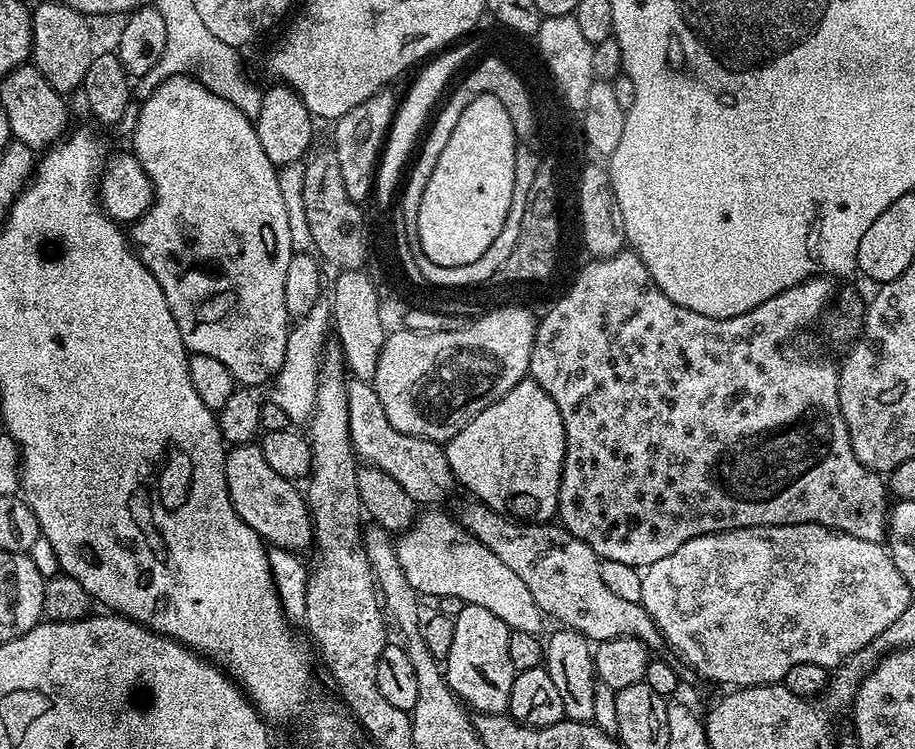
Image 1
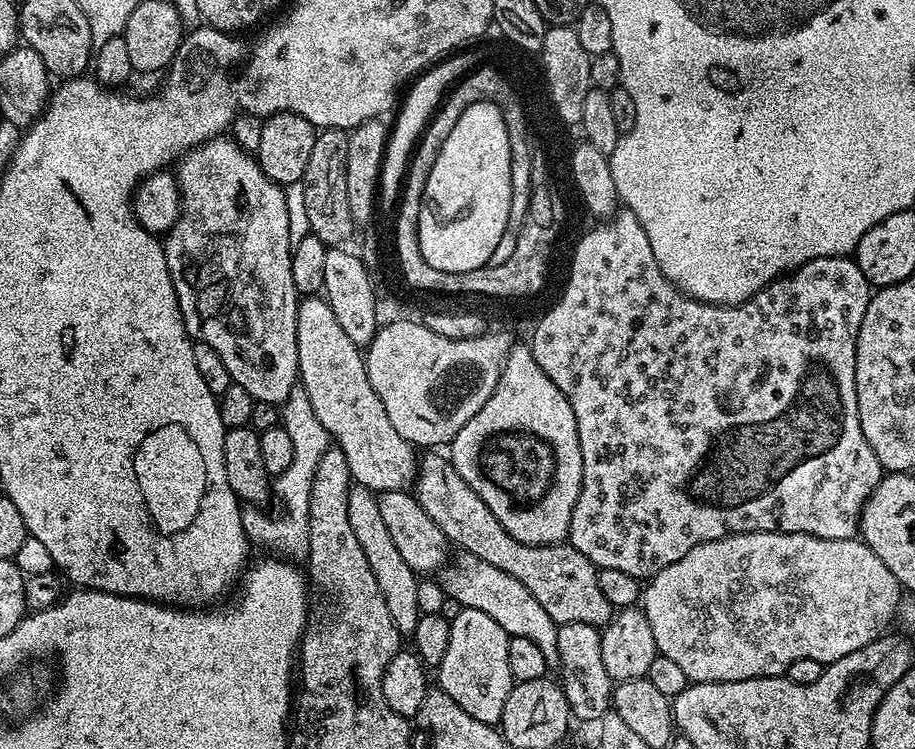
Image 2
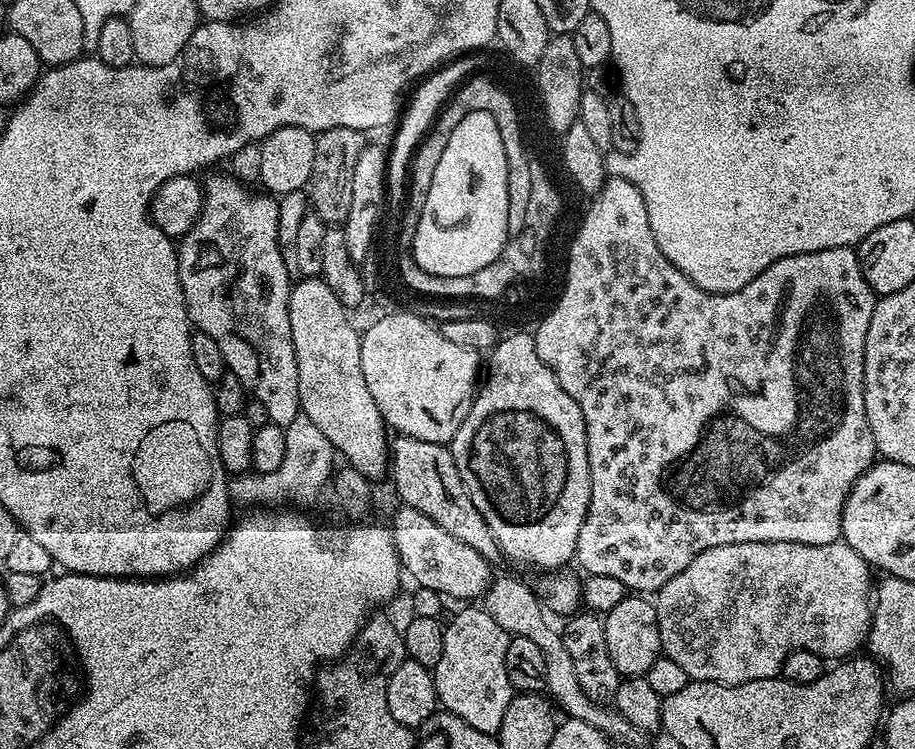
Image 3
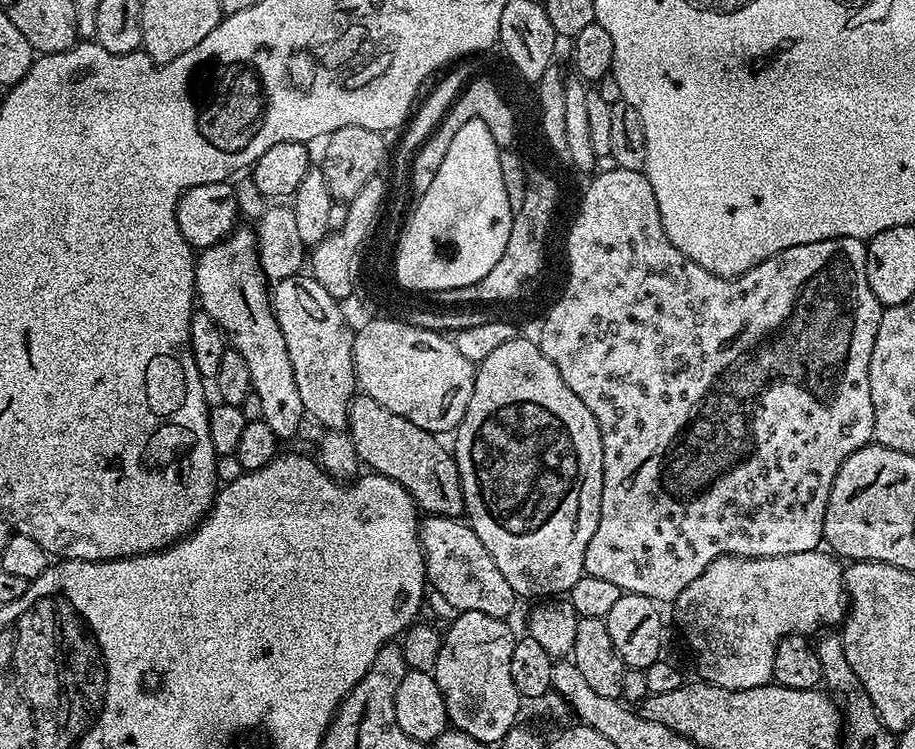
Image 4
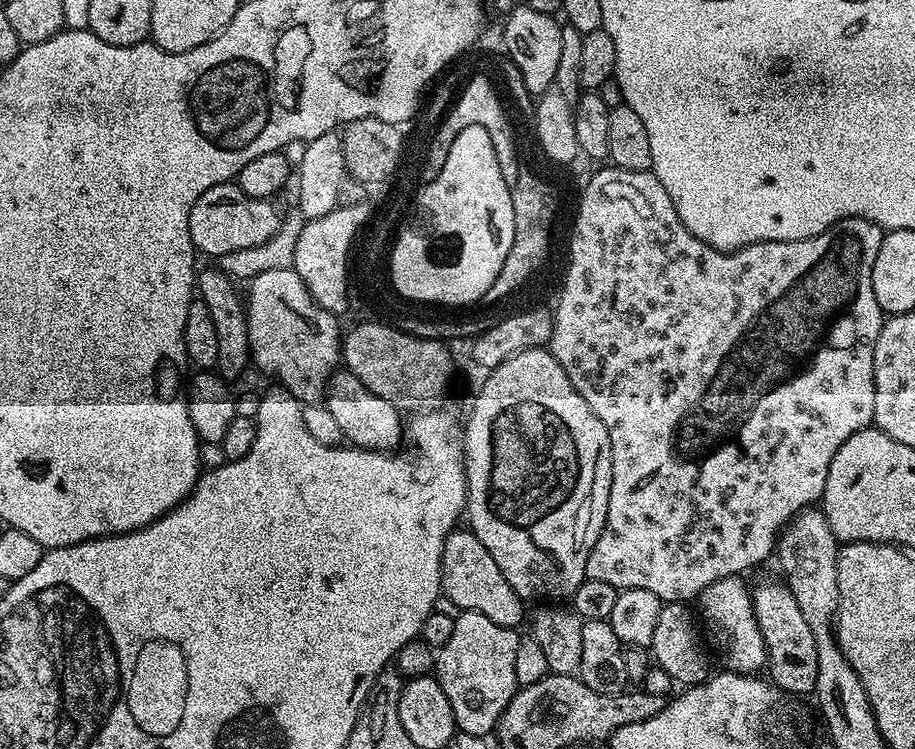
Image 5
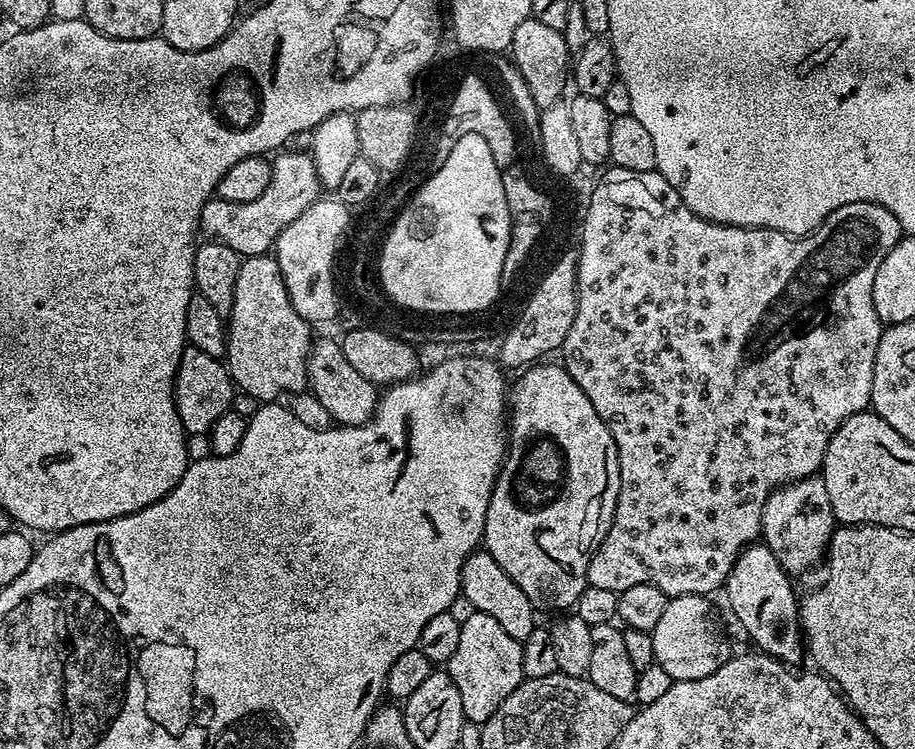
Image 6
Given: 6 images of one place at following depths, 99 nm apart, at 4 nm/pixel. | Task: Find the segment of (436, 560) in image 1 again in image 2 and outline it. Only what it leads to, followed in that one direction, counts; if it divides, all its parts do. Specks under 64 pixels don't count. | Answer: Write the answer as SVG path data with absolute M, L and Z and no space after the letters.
M460 552L457 557L453 568L448 566L443 569L443 595L456 599L461 608L473 608L482 610L482 614L490 614L490 618L494 618L494 622L498 622L498 626L502 626L502 630L506 630L509 636L530 638L530 642L535 642L542 654L546 654L549 666L559 665L558 626L550 614L538 606L538 598L534 598L534 594L530 594L530 590L526 590L518 578L510 578L510 574L498 570L498 566L490 566L490 562L482 562L482 558L469 552Z

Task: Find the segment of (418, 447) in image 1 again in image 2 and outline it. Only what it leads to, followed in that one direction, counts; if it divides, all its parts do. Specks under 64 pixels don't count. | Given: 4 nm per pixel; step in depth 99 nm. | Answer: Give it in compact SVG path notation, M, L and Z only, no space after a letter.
M315 295L299 301L296 337L299 387L304 388L315 417L327 430L335 447L340 448L342 454L346 454L346 466L350 466L353 481L377 494L411 489L416 483L417 449L406 438L402 438L398 430L394 430L390 417L386 415L386 406L382 406L382 398L378 398L378 394L374 394L374 386L370 386L368 365L361 349L354 342L350 342L350 337L347 336L346 330L342 330L338 318L334 318L334 310L330 310L327 299Z

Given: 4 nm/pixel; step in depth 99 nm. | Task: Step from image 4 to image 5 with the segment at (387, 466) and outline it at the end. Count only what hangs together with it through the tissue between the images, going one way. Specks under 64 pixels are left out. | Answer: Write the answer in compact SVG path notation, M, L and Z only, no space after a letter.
M337 370L333 372L326 385L326 403L330 414L338 422L342 429L345 441L349 445L357 448L368 448L371 452L390 452L401 447L400 439L403 441L406 436L406 424L400 416L401 409L395 408L386 398L378 398L353 372L347 370Z

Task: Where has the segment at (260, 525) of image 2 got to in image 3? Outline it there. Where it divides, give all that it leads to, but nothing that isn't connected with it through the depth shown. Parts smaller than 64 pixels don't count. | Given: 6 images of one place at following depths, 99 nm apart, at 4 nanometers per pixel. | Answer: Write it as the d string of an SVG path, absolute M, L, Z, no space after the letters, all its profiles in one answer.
M297 413L296 417L288 425L285 425L286 451L285 457L278 468L270 475L262 475L255 470L233 473L228 480L228 494L233 500L240 500L250 504L264 502L266 506L291 506L303 508L314 503L327 487L334 472L336 451L333 444L322 430L318 429L306 418L303 413Z

